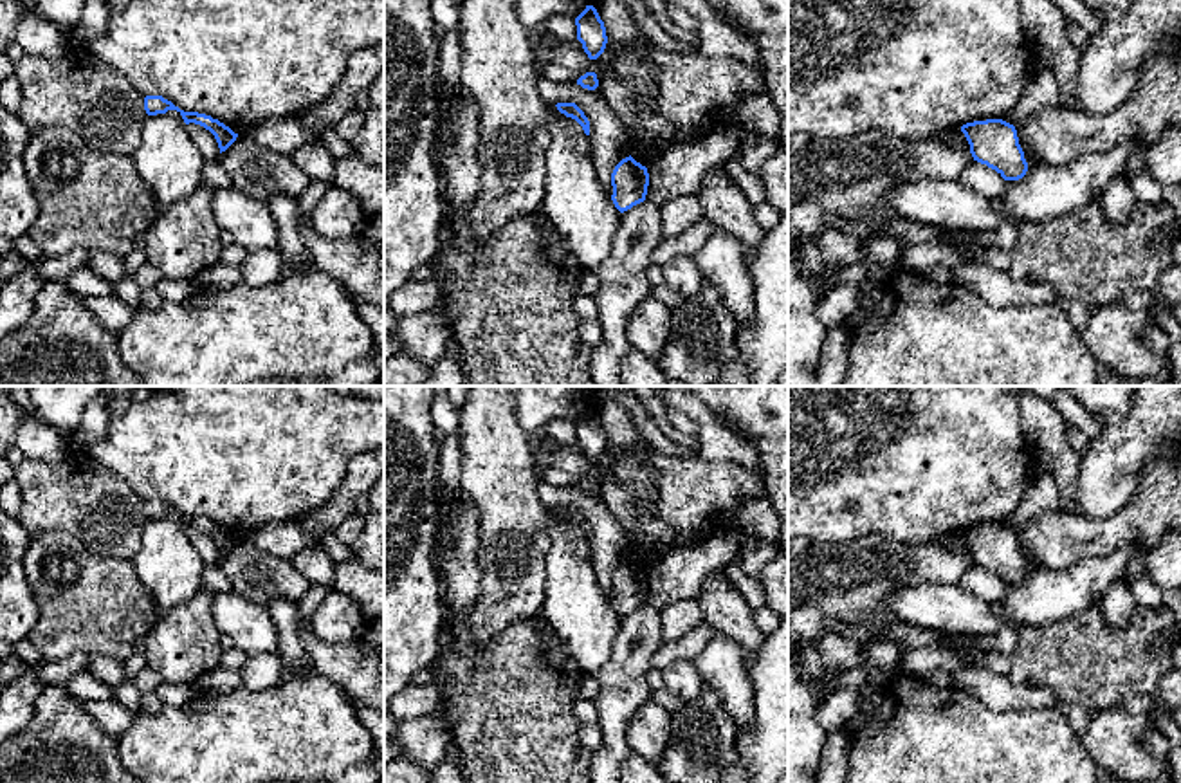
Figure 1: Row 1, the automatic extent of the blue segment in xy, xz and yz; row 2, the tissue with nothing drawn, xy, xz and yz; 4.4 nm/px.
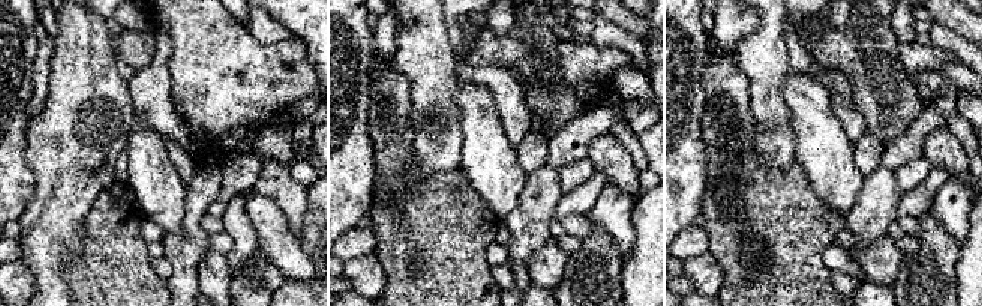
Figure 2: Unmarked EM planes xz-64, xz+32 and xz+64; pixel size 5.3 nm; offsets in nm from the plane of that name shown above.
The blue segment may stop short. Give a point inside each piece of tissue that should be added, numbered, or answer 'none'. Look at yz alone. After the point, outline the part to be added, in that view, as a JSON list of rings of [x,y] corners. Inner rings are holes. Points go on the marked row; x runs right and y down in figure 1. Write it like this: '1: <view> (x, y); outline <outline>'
none

